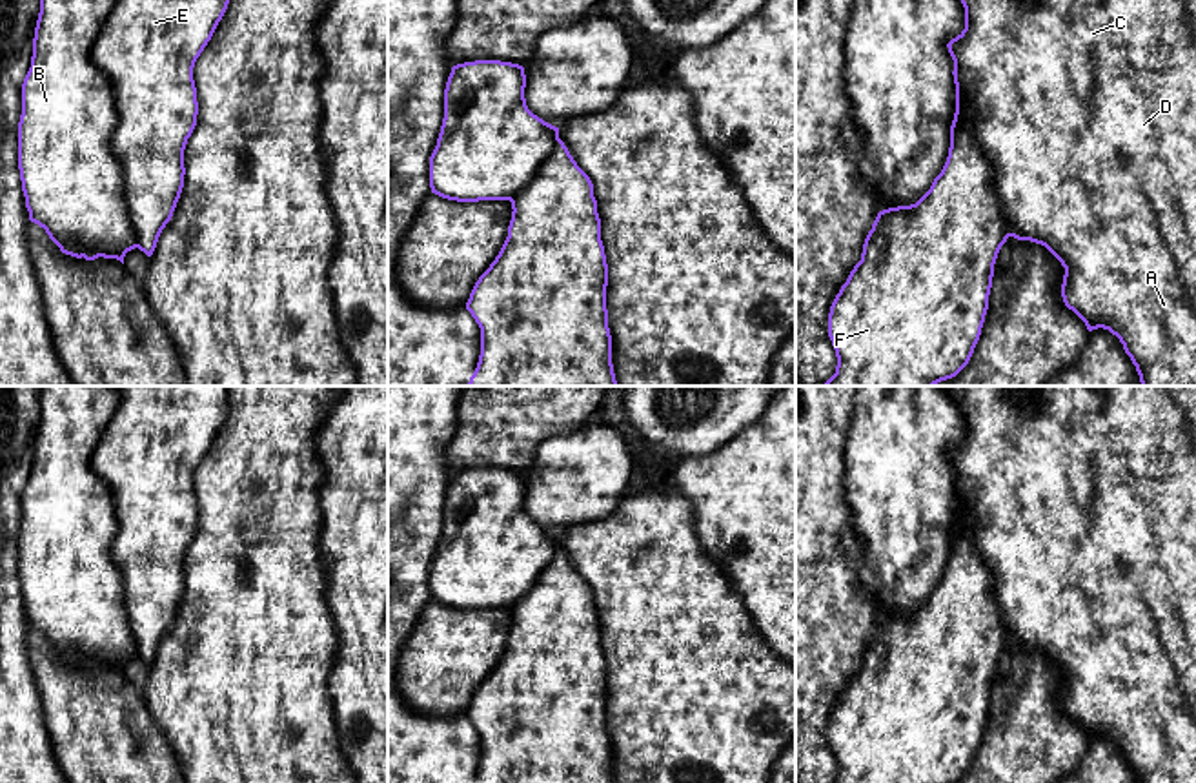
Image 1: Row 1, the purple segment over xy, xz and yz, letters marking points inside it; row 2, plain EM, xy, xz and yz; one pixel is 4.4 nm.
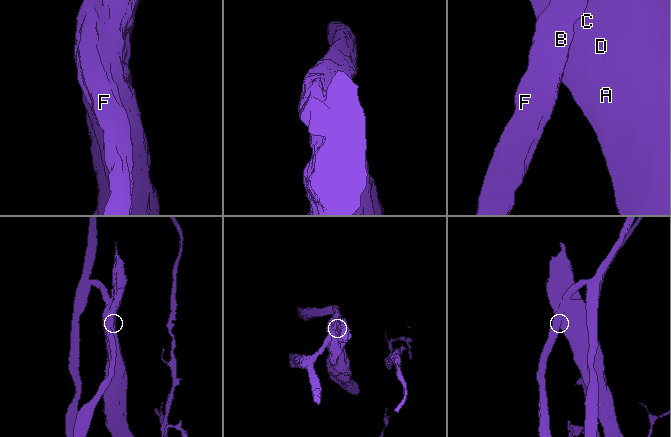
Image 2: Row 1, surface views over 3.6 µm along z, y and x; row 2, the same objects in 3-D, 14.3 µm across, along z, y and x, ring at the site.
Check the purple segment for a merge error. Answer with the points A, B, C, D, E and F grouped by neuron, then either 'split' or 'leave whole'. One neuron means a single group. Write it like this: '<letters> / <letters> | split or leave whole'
A C D E / B F | split

